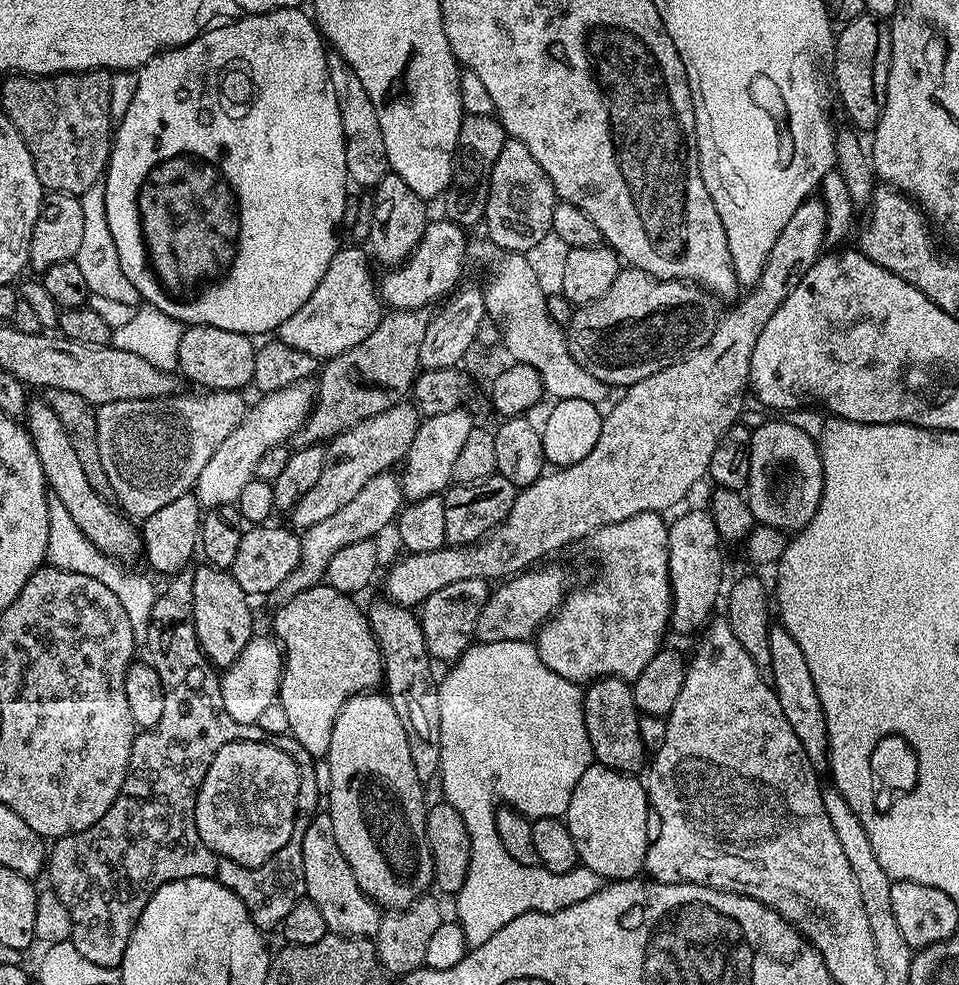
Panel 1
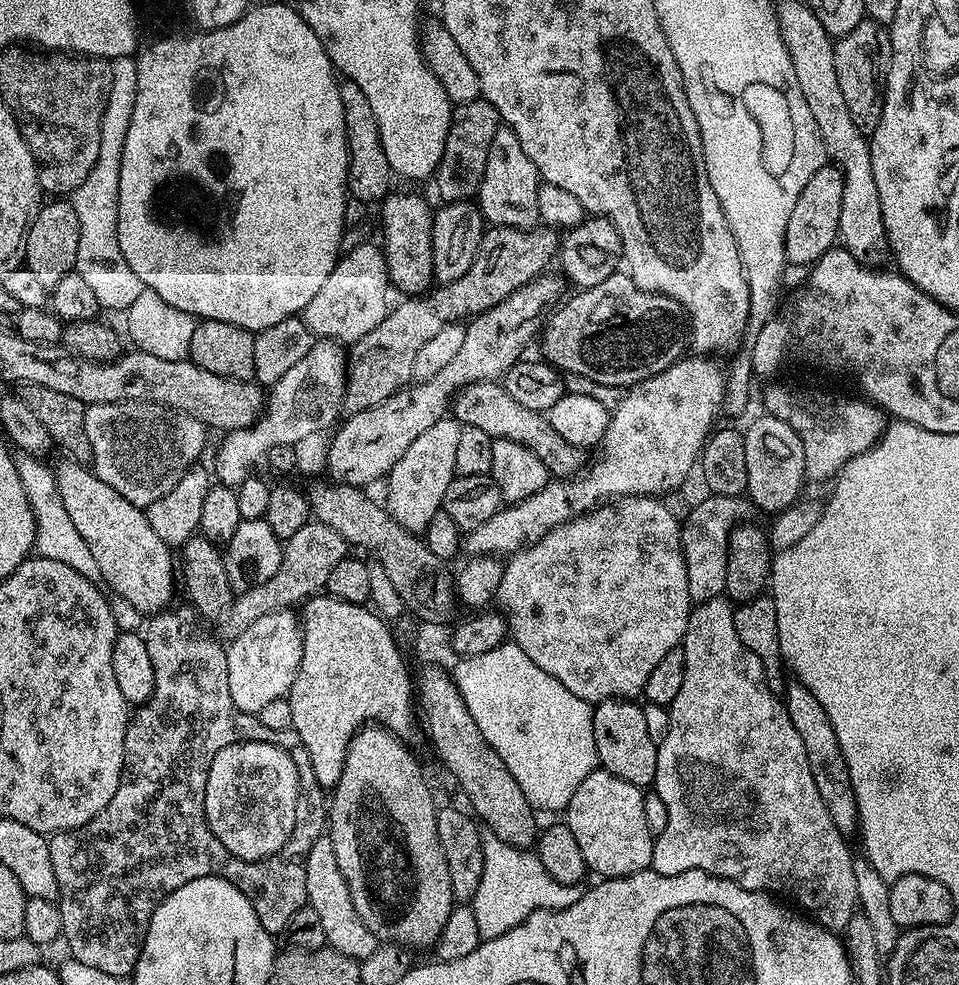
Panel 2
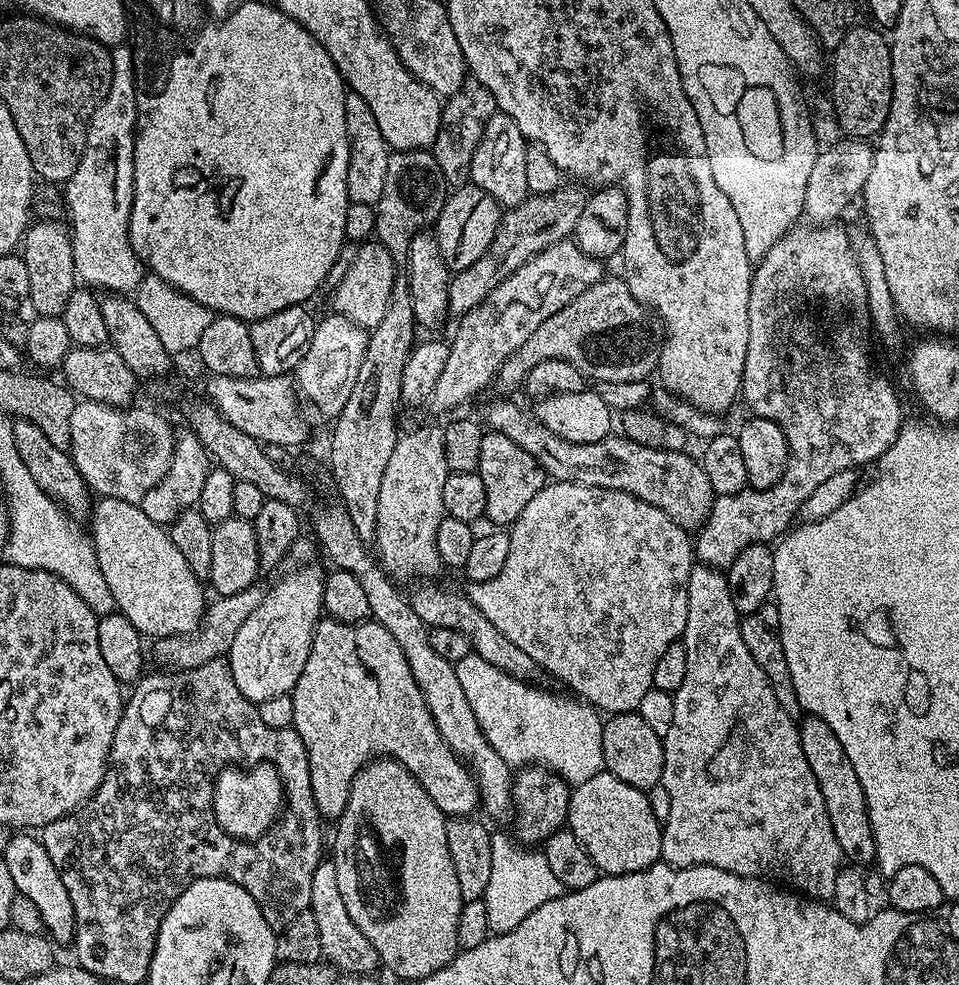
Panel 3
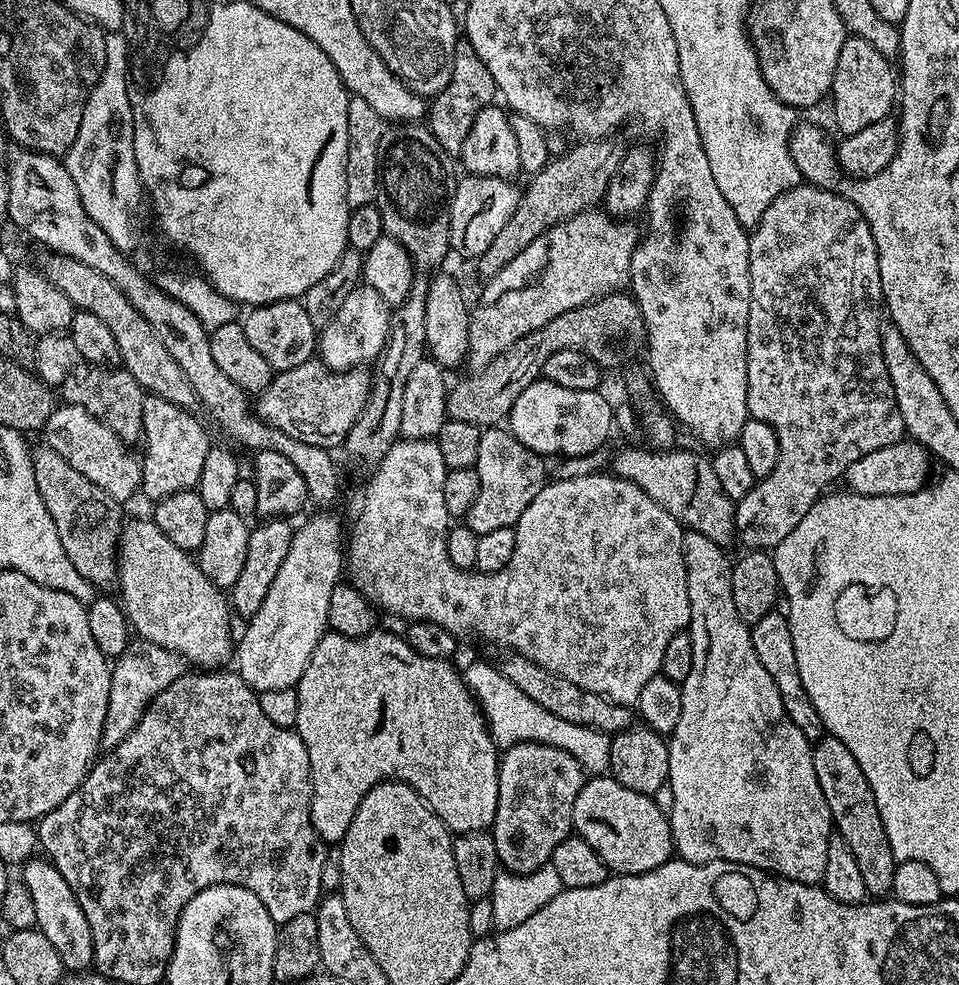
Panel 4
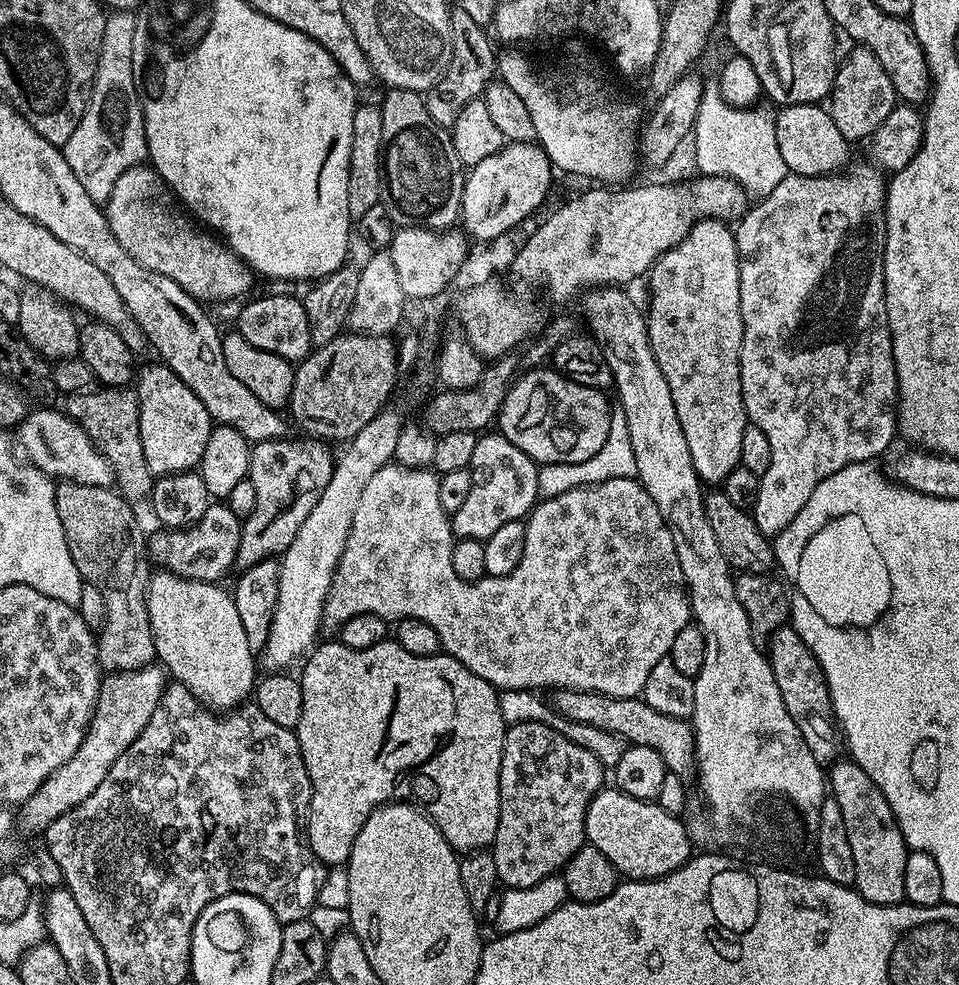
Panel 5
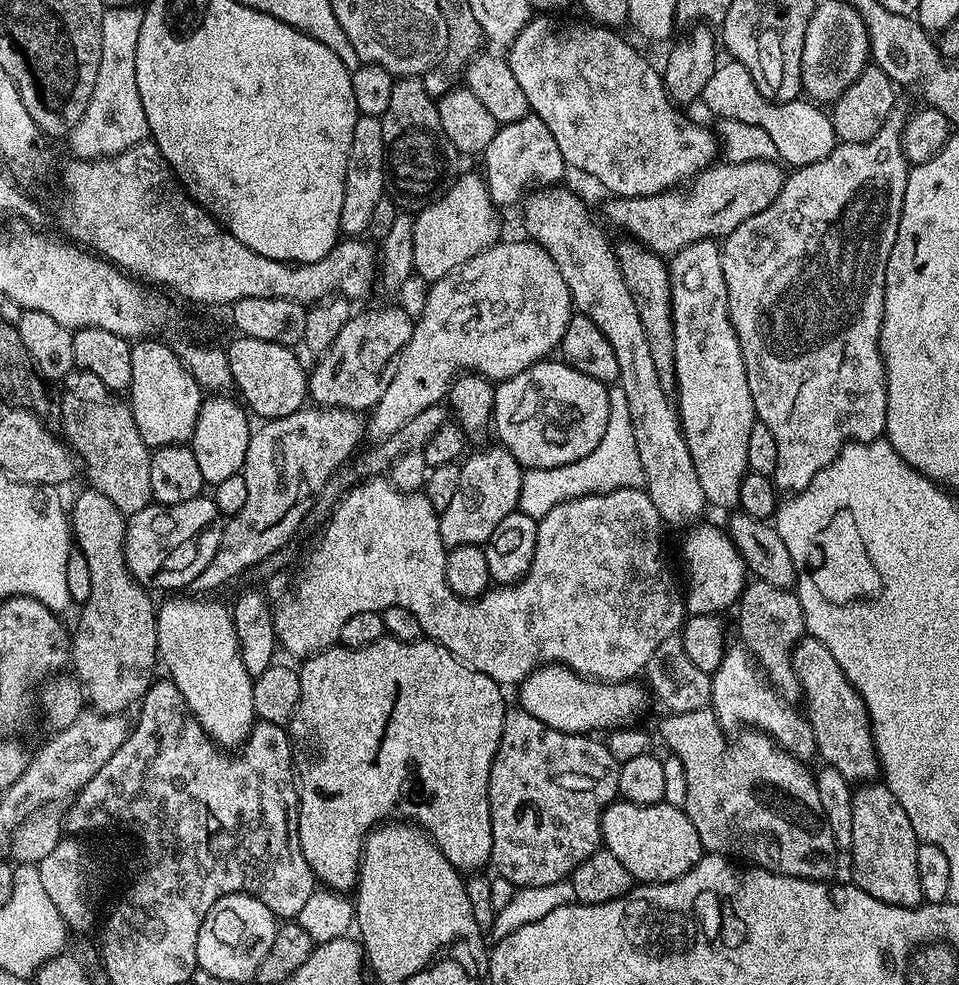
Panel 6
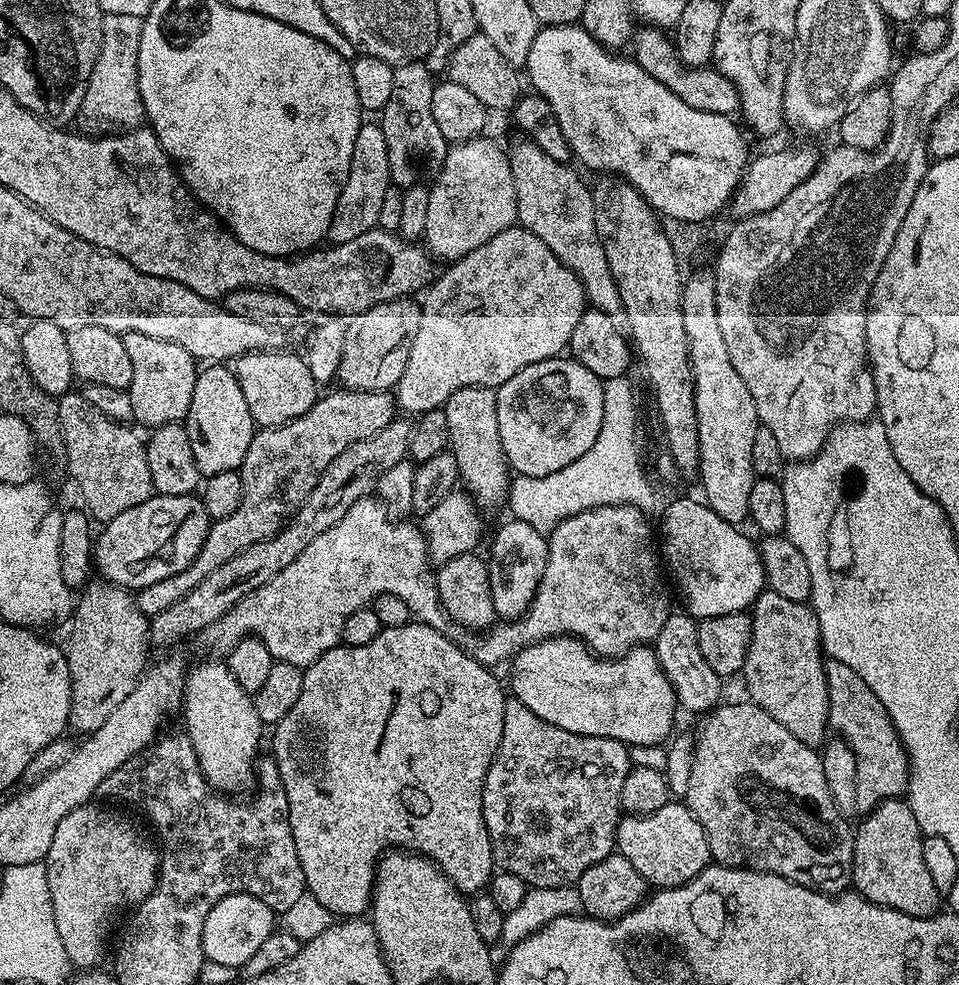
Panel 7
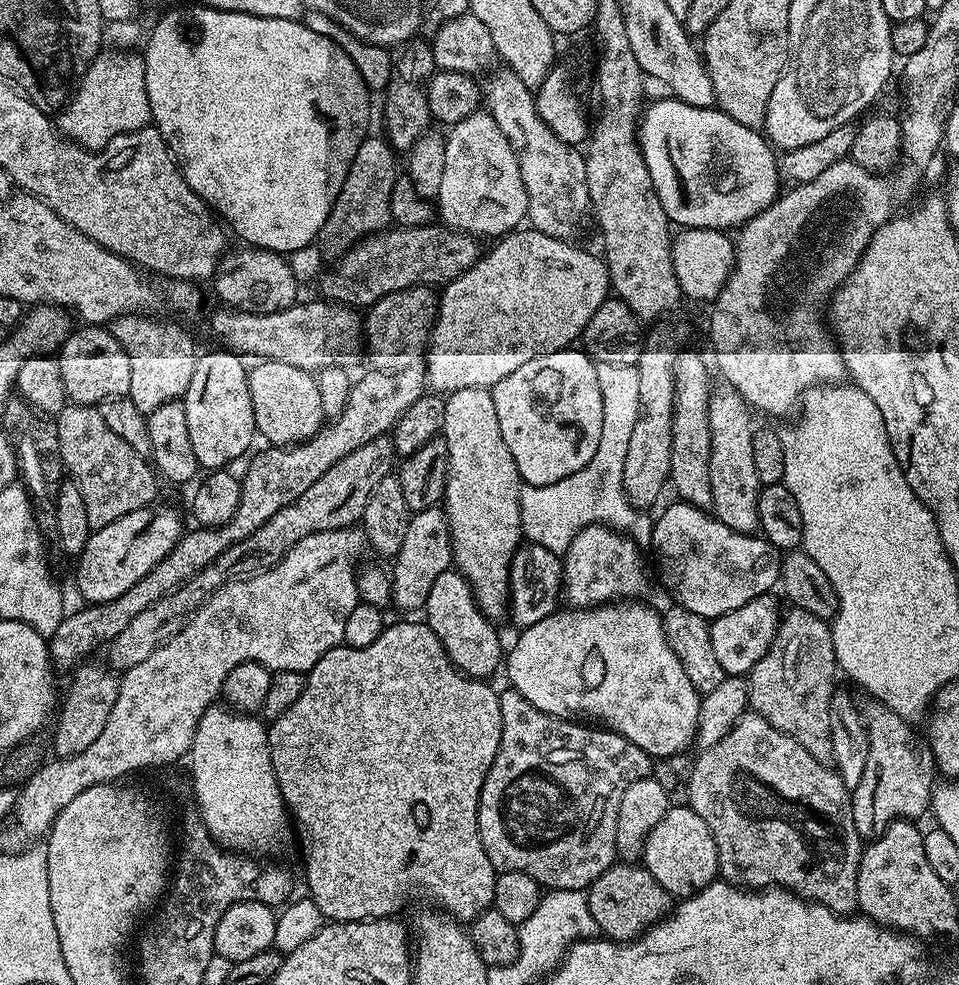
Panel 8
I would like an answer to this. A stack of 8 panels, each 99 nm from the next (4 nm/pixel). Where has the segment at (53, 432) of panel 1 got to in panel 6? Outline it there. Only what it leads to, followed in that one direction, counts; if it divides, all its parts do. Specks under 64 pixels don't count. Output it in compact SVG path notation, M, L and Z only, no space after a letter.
M192 594L169 596L172 597L164 605L161 603L156 613L159 659L163 667L164 664L168 667L167 675L209 738L221 749L239 749L252 732L257 715L252 693L254 677L247 672L239 653L233 613L228 604L212 600L216 598L197 598Z

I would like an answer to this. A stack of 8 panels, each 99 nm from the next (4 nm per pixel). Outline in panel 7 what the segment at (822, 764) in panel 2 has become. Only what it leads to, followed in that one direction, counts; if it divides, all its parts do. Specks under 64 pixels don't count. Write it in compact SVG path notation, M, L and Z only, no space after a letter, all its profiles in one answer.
M907 799L883 800L854 828L854 858L851 887L872 904L882 904L902 914L935 916L941 911L942 893L930 879L922 858L924 833Z

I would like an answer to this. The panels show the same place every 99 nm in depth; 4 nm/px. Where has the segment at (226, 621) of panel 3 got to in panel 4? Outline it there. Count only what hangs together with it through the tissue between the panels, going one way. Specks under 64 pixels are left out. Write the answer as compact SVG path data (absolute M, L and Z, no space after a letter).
M133 639L129 646L120 656L115 657L111 665L112 677L110 678L110 706L106 714L104 723L104 743L105 749L111 750L120 745L123 740L131 734L136 728L136 723L144 717L144 712L148 705L156 699L159 692L164 692L179 676L186 672L186 661L184 657L166 650L149 640Z

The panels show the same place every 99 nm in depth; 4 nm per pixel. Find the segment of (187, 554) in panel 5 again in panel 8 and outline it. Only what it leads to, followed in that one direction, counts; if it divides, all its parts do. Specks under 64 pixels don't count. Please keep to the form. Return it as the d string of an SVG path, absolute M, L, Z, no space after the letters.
M160 503L122 514L118 522L90 532L85 549L75 561L76 588L88 604L105 604L118 598L118 594L126 594L126 590L130 590L134 582L146 578L185 535L186 527L179 510Z

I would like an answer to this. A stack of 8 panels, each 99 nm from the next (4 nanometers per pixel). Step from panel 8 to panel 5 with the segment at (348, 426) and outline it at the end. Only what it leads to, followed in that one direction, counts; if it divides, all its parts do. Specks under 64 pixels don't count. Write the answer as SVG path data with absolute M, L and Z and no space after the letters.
M300 438L304 440L267 440L252 444L248 458L247 479L254 486L254 510L249 516L243 517L240 525L240 545L236 555L235 567L243 570L254 566L260 560L279 557L294 542L294 534L298 534L298 526L306 522L310 510L314 510L314 502L320 497L320 492L326 490L330 482L330 474L334 463L333 453L328 453L329 445L315 438Z

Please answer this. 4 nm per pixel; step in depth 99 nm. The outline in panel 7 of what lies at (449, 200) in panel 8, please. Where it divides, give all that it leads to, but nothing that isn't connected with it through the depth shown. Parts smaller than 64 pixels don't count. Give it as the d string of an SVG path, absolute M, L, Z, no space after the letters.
M481 134L473 136L470 140L453 143L446 154L446 162L442 170L436 175L431 185L428 194L430 207L426 209L426 226L422 240L427 251L437 261L461 260L463 256L470 254L470 250L478 250L478 246L490 242L494 234L513 227L517 223L512 165L506 152L503 152L494 141L487 140L486 137L487 135Z

